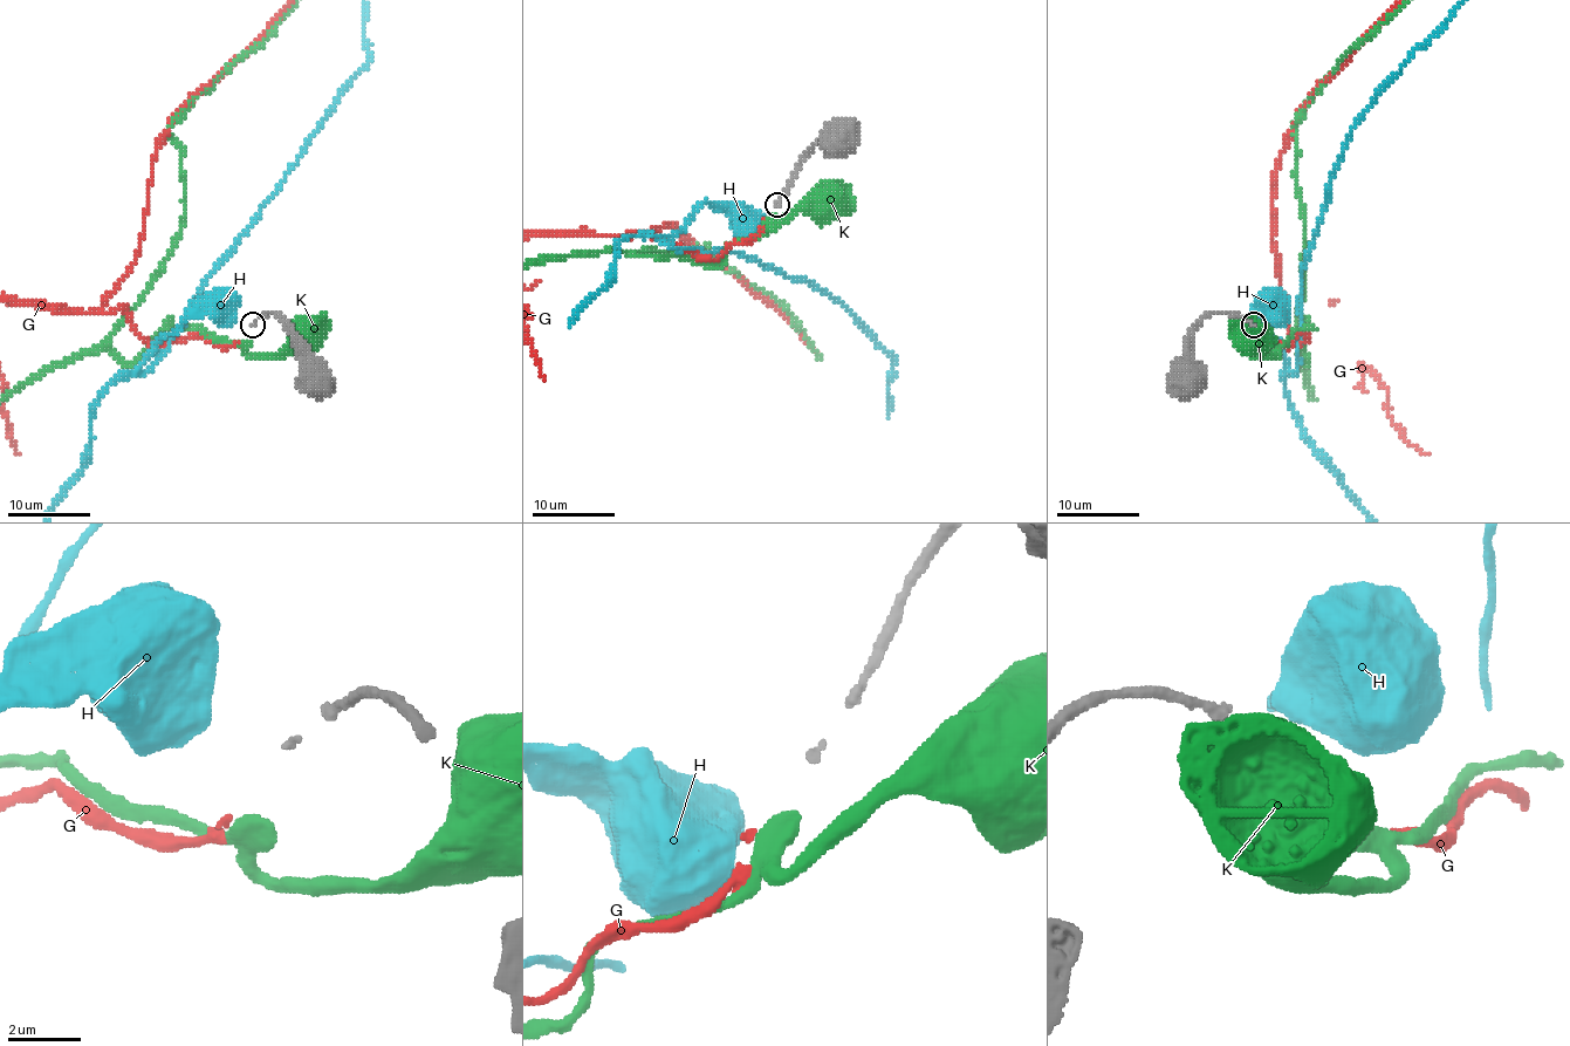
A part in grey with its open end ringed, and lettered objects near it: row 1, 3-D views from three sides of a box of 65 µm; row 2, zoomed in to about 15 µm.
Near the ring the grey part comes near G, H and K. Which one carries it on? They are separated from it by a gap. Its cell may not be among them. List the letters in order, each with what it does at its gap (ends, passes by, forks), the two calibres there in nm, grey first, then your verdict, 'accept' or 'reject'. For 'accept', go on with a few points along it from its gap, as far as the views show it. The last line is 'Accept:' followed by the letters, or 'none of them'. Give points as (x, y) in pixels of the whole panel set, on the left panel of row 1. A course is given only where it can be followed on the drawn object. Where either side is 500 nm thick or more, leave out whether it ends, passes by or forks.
G: it ends | 160/150 nm | accept
H: 160/750 nm | reject
K: 160/550 nm | reject
Accept: G

